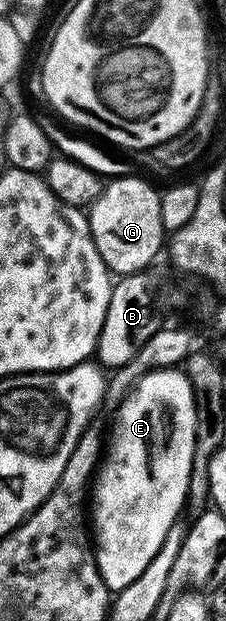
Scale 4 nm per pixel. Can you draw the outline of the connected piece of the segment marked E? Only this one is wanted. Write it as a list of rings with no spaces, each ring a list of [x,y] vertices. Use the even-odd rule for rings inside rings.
[[[184,369],[149,370],[129,389],[128,394],[120,399],[118,406],[121,407],[118,408],[117,415],[113,418],[113,431],[107,434],[107,445],[104,447],[103,457],[97,467],[95,481],[91,486],[91,538],[95,543],[97,567],[105,586],[115,594],[123,588],[127,588],[151,564],[151,559],[155,556],[155,552],[159,552],[159,547],[163,545],[167,532],[171,532],[171,524],[175,524],[182,517],[181,509],[183,512],[187,506],[188,482],[191,476],[192,456],[195,452],[196,440],[192,384],[189,383]]]

